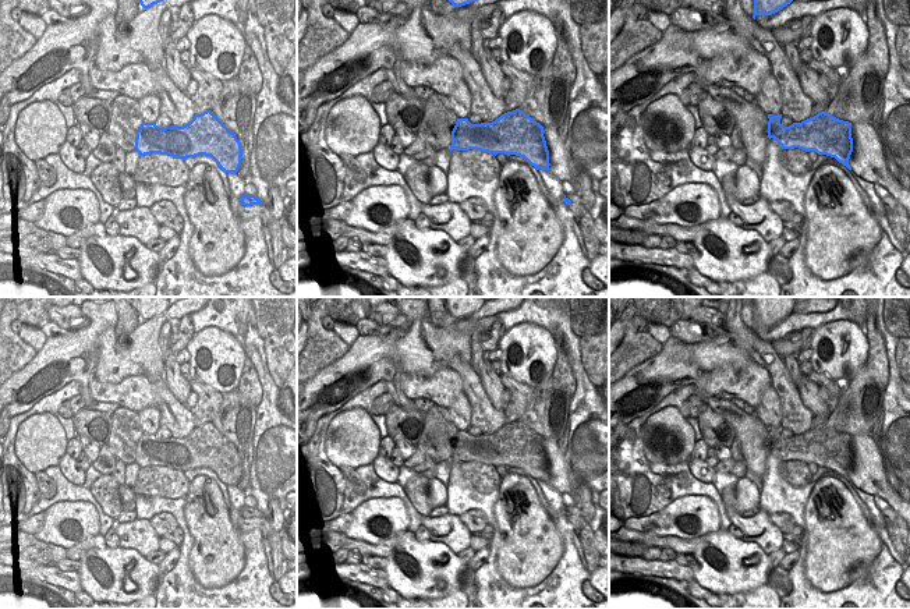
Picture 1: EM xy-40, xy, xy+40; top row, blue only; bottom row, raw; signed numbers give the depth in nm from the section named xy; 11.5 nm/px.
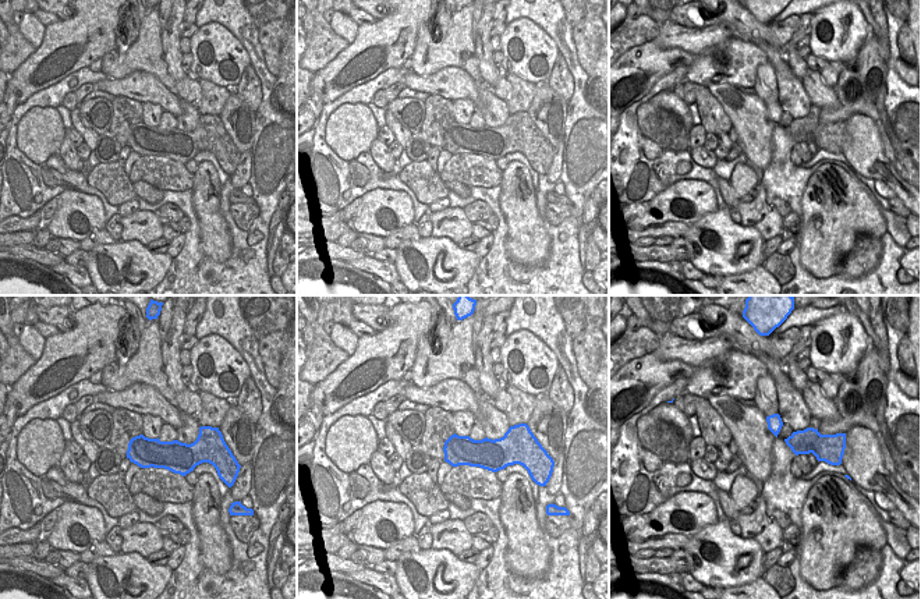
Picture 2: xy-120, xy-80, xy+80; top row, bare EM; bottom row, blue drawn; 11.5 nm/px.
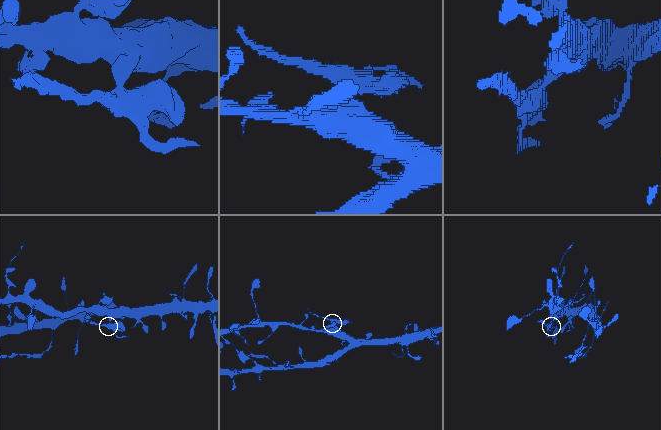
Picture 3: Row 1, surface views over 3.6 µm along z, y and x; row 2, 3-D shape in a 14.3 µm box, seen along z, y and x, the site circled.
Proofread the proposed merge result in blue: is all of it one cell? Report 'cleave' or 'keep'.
cleave

